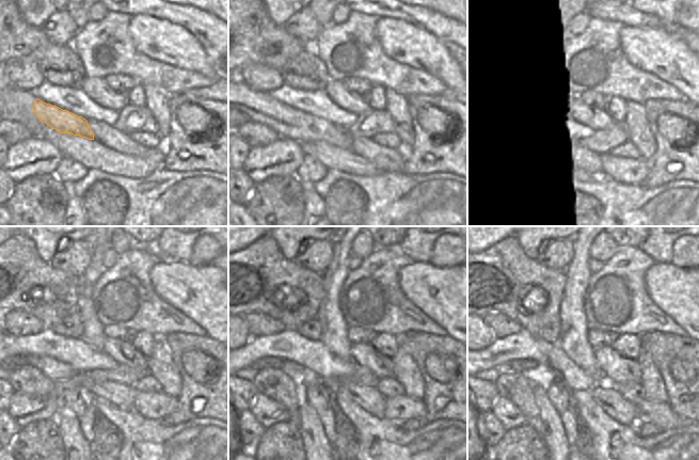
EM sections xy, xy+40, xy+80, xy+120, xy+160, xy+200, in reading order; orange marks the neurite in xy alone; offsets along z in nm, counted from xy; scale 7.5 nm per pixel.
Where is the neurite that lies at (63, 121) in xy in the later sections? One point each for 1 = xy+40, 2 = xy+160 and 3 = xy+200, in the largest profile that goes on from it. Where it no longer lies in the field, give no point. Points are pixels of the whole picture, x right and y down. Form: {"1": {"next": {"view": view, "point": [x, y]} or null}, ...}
{"1": {"next": {"view": "xy+40", "point": [289, 123]}}, "2": {"next": {"view": "xy+160", "point": [367, 397]}}, "3": {"next": {"view": "xy+200", "point": [607, 397]}}}

